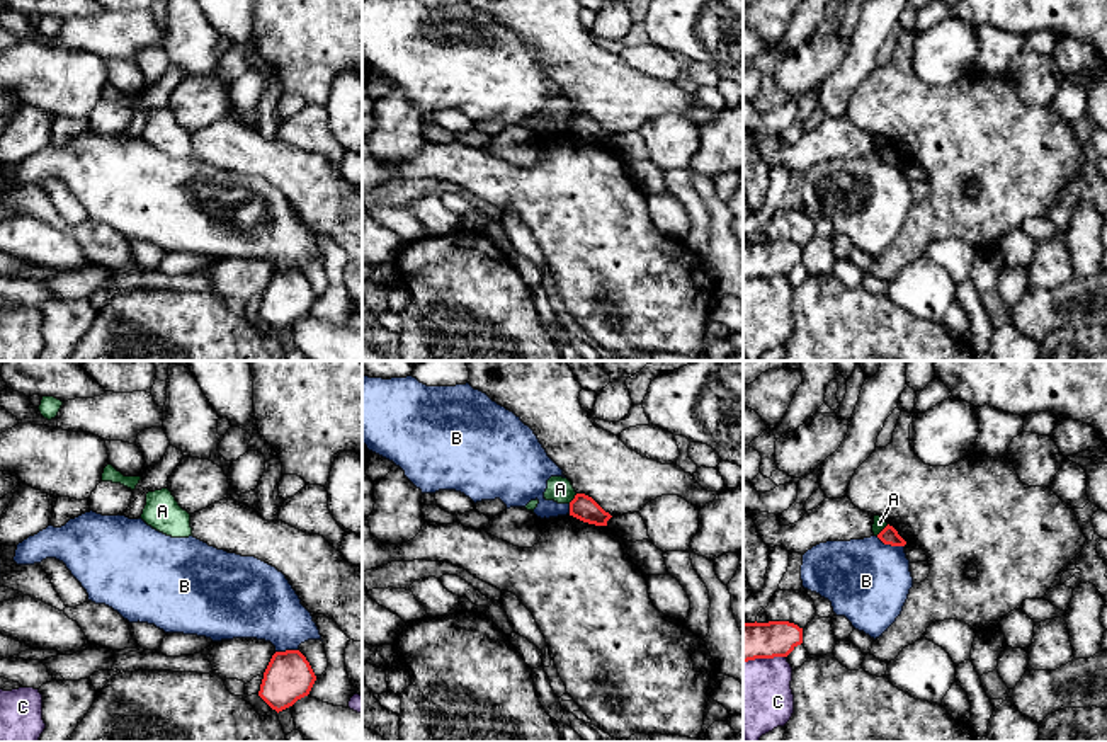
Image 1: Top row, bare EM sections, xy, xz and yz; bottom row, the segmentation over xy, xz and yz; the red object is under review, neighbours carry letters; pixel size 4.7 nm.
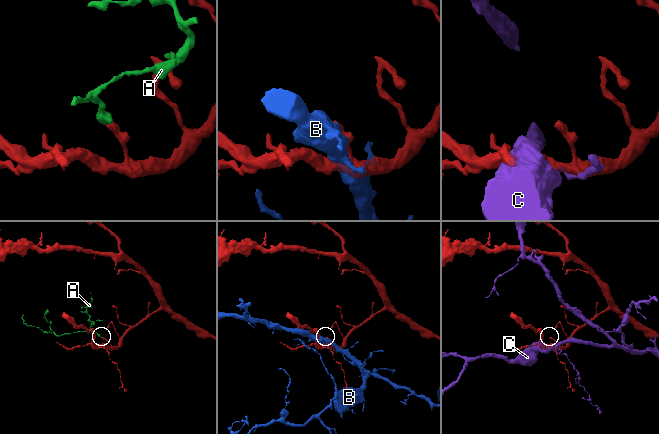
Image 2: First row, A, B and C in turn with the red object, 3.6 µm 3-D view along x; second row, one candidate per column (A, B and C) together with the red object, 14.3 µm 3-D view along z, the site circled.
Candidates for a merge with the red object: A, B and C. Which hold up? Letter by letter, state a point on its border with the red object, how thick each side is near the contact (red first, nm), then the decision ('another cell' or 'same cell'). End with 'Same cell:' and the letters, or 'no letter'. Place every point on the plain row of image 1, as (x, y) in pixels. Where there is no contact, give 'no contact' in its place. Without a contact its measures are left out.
A: meets red in yz at (883, 148); 80 nm thick on the red side, 60 nm on the other; another cell
B: meets red in yz at (890, 162); 80 nm thick on the red side, 400 nm on the other; another cell
C: meets red in yz at (764, 276); 180 nm thick on the red side, 360 nm on the other; another cell
Same cell: no letter

